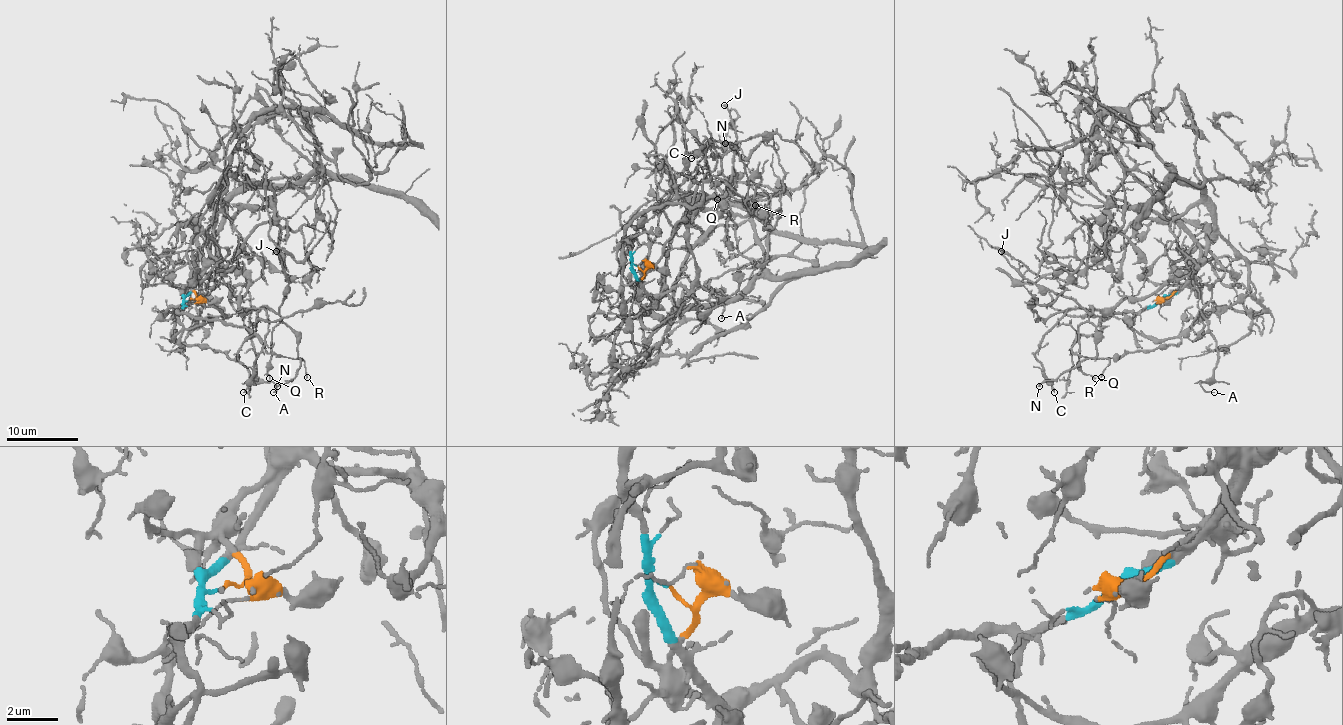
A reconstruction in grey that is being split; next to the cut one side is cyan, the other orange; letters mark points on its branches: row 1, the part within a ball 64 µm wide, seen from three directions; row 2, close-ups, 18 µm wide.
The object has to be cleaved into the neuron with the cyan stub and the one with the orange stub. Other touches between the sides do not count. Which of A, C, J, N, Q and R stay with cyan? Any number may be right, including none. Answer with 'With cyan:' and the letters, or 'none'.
With cyan: R

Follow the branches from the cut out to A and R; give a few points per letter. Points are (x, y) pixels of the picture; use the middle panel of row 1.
A: (637, 266), (644, 273), (641, 291), (651, 297), (685, 286), (703, 322), (723, 304), (721, 318)
R: (637, 266), (626, 228), (666, 203), (694, 205), (712, 175), (752, 212), (755, 205)

